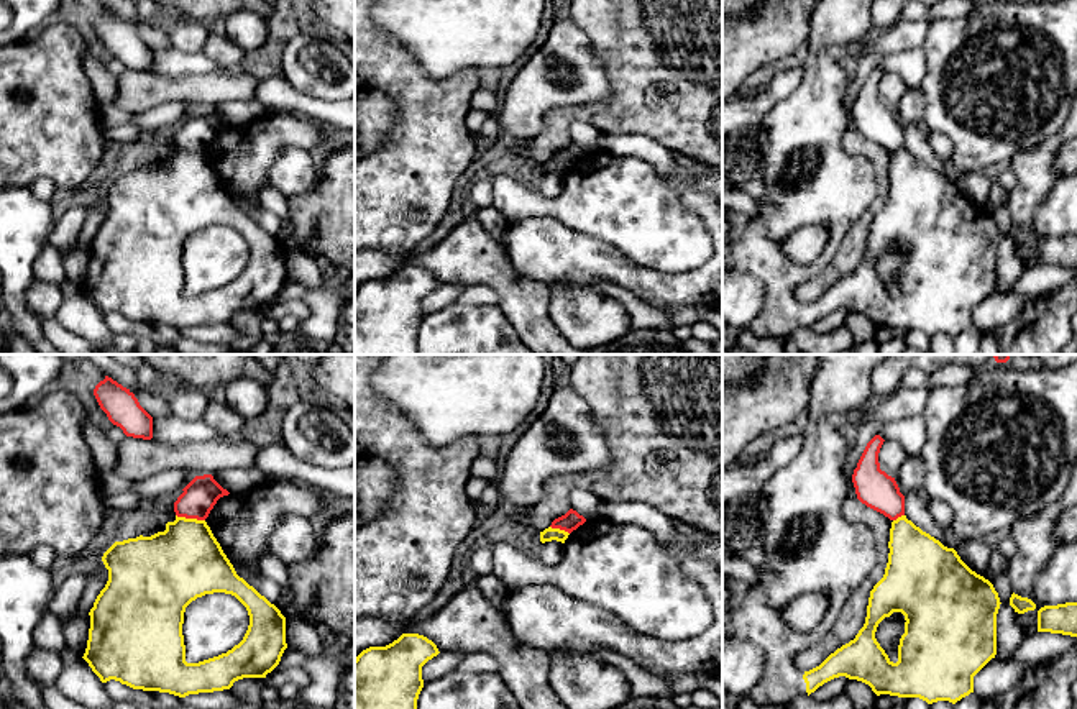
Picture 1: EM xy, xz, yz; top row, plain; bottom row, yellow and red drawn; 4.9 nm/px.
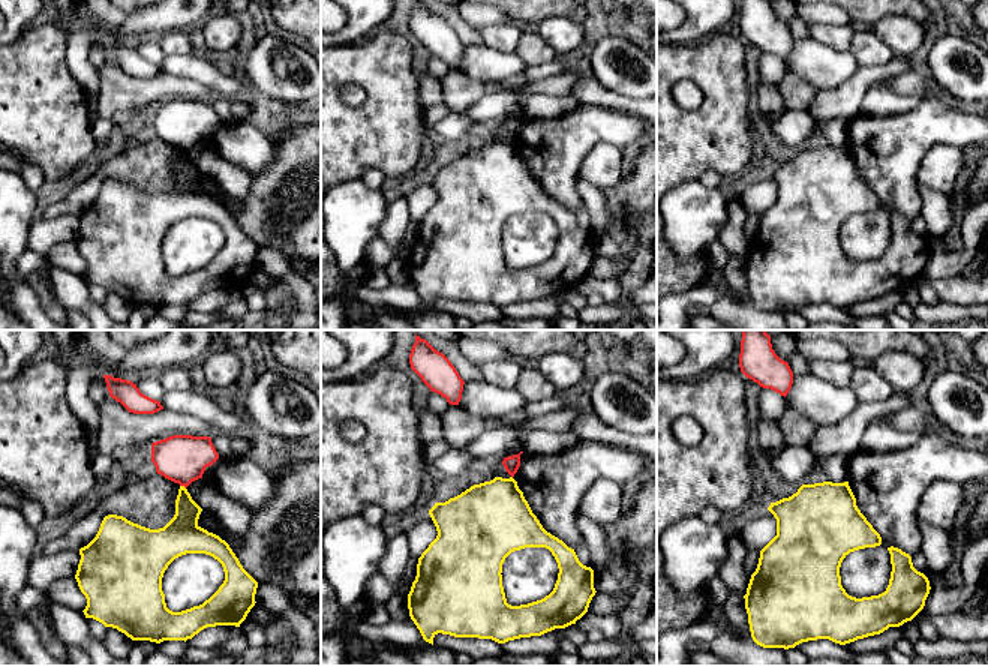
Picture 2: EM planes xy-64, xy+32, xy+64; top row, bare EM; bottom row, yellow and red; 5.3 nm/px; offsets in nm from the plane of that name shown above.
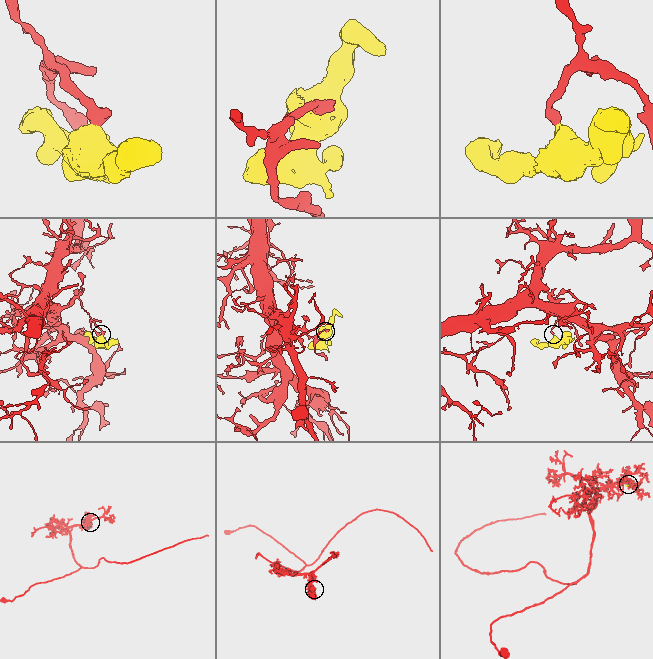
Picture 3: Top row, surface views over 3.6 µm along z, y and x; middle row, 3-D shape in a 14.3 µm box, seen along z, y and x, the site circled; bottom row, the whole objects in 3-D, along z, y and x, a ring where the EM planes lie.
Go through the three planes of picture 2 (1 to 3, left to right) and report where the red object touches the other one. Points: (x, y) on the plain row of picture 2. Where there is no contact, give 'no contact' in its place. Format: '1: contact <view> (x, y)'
1: contact xy-64 (183, 150)
2: no contact
3: no contact

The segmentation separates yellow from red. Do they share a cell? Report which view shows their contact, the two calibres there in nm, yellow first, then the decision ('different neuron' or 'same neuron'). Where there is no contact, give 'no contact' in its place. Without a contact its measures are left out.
xy | 360/170 nm | different neuron

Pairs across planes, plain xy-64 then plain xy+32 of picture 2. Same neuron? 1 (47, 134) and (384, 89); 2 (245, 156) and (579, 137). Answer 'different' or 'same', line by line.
1: same
2: different

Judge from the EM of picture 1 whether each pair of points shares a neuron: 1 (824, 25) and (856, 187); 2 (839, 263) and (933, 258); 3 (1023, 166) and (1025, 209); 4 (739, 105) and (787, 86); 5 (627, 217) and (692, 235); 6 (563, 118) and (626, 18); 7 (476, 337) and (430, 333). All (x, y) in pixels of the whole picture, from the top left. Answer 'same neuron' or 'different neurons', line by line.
1: same neuron
2: different neurons
3: same neuron
4: same neuron
5: same neuron
6: same neuron
7: same neuron

